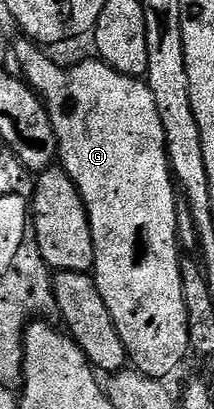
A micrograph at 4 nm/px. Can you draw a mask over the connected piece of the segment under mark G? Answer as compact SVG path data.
M21 38L17 44L17 60L21 63L21 68L27 84L37 94L43 97L45 106L48 109L51 126L54 128L57 139L57 151L59 153L60 167L75 182L79 190L81 200L85 208L89 211L89 225L91 226L91 238L95 246L95 258L93 259L92 275L97 282L99 294L103 294L103 302L107 302L107 310L119 330L119 338L123 338L123 346L131 361L132 367L145 376L150 376L159 381L164 381L165 376L169 376L185 360L185 355L190 355L189 327L187 326L187 310L183 300L183 282L180 278L181 261L183 253L177 245L177 204L179 208L179 192L175 187L173 171L169 169L169 155L165 149L165 135L163 134L163 122L159 122L159 110L155 110L155 98L151 98L151 90L144 79L136 76L127 76L106 64L100 58L93 60L81 60L78 64L73 64L70 68L60 68L57 64L52 64L41 52L34 41L28 38Z

